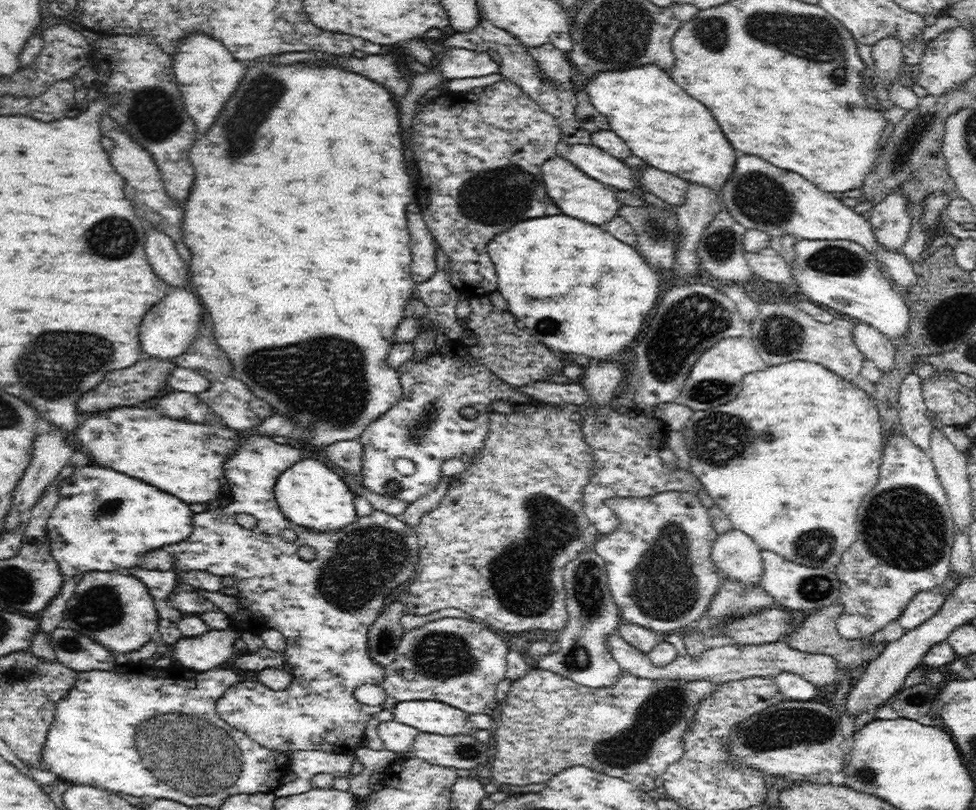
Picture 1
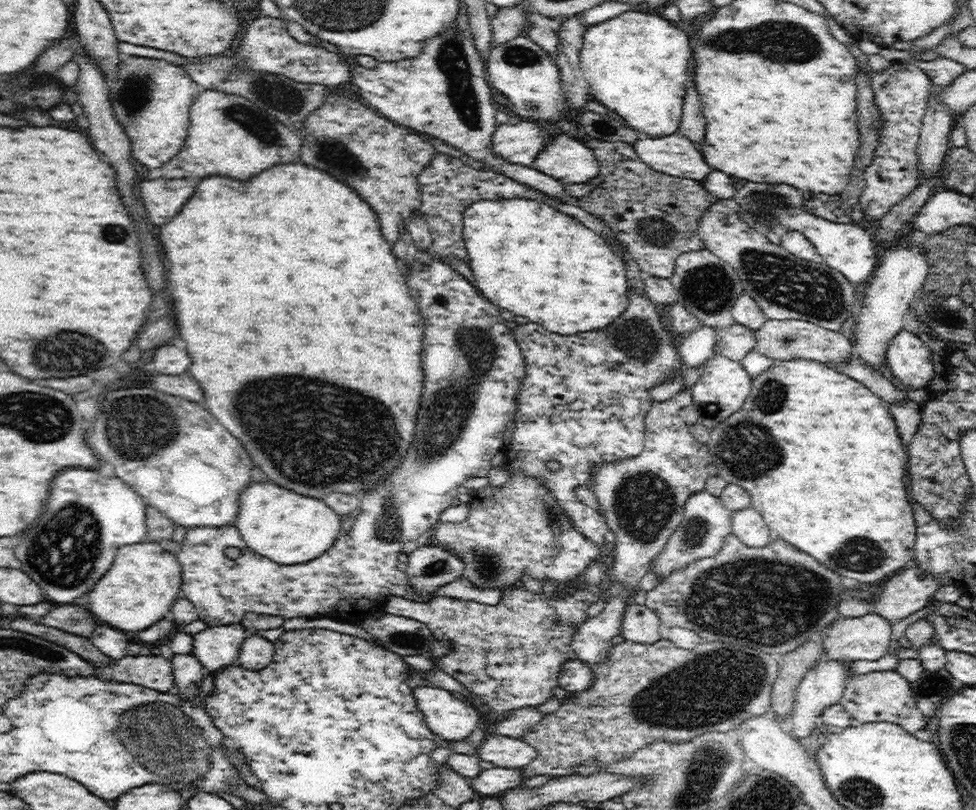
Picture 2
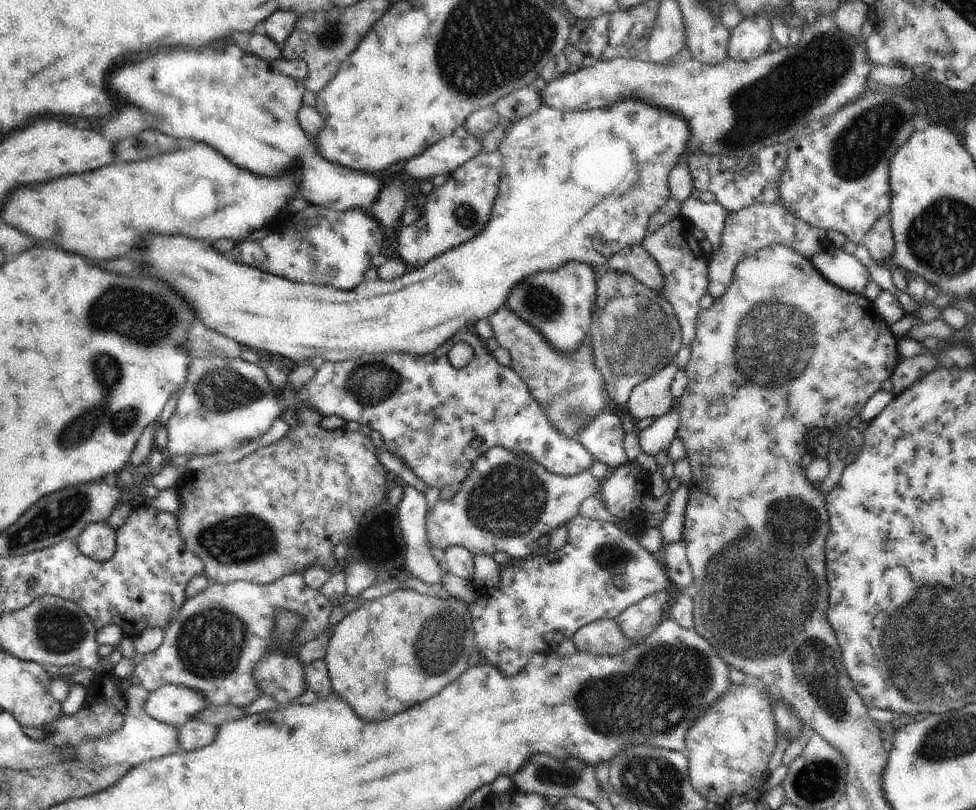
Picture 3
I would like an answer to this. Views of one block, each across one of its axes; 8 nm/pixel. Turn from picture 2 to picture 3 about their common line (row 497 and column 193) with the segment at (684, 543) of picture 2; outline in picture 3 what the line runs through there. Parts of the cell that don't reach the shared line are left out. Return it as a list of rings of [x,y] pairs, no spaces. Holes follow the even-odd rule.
[[[165,685],[151,692],[143,710],[151,718],[180,729],[209,706],[203,695],[192,688]]]

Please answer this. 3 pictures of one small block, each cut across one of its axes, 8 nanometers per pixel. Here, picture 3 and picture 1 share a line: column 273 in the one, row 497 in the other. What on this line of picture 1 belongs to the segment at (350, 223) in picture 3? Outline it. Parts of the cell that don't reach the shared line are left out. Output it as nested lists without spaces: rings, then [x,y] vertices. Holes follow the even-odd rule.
[[[248,436],[244,438],[244,444],[240,444],[242,448],[236,450],[236,454],[228,460],[226,464],[226,480],[228,480],[228,486],[232,490],[240,490],[240,494],[234,494],[232,502],[226,506],[226,508],[216,508],[216,510],[208,510],[208,512],[202,512],[202,514],[196,514],[194,516],[194,528],[192,534],[188,537],[188,540],[181,540],[176,544],[170,544],[166,546],[166,551],[174,558],[174,568],[178,572],[186,572],[189,570],[206,570],[212,574],[218,576],[235,576],[234,586],[238,588],[240,593],[234,597],[238,600],[238,611],[236,614],[229,616],[230,625],[234,628],[238,628],[241,632],[257,632],[259,629],[276,628],[286,636],[286,650],[284,650],[284,656],[288,668],[294,670],[294,678],[291,678],[288,688],[282,690],[272,690],[263,688],[259,683],[250,680],[244,680],[233,684],[226,690],[226,692],[218,699],[217,713],[224,722],[227,722],[230,727],[236,728],[236,730],[244,732],[252,740],[255,740],[260,746],[267,748],[268,750],[279,750],[285,752],[287,758],[292,759],[292,754],[300,752],[300,750],[319,750],[322,752],[332,752],[336,754],[354,755],[354,751],[358,748],[364,747],[366,739],[366,728],[368,720],[374,718],[380,710],[384,710],[386,706],[376,705],[368,706],[358,702],[354,698],[354,690],[362,684],[375,684],[381,685],[386,678],[384,667],[377,663],[376,660],[370,657],[370,651],[368,651],[368,632],[372,623],[378,618],[378,615],[383,611],[384,598],[388,596],[392,590],[400,587],[405,582],[410,582],[415,576],[415,568],[419,558],[418,550],[418,531],[416,527],[407,526],[402,520],[399,520],[397,516],[390,516],[381,510],[374,509],[370,516],[362,516],[357,518],[355,522],[348,524],[348,527],[342,528],[342,532],[318,532],[317,530],[310,530],[309,528],[298,528],[298,540],[296,542],[286,542],[282,538],[282,530],[286,528],[292,528],[294,530],[294,524],[290,524],[286,518],[282,518],[282,512],[278,508],[278,503],[274,500],[274,486],[276,485],[278,476],[282,475],[284,470],[288,470],[290,466],[296,464],[303,458],[303,452],[300,446],[292,446],[291,444],[278,444],[274,442],[272,437],[266,436]],[[236,514],[252,514],[258,521],[258,526],[254,529],[242,528],[238,522],[236,522]],[[309,545],[316,550],[316,558],[311,561],[304,561],[298,558],[298,546]]]

